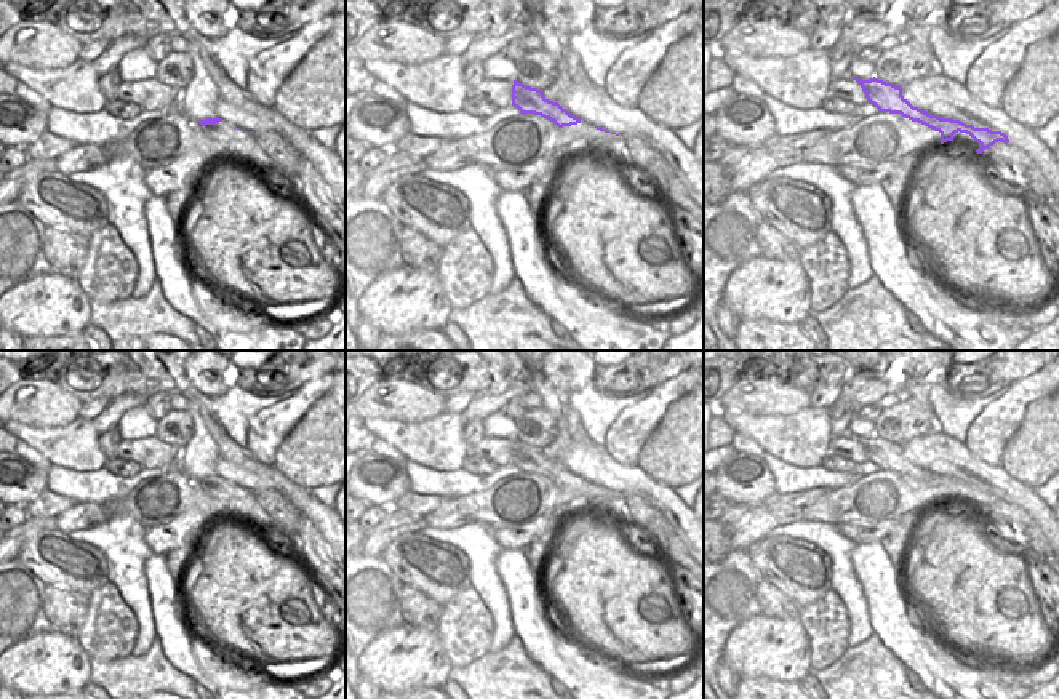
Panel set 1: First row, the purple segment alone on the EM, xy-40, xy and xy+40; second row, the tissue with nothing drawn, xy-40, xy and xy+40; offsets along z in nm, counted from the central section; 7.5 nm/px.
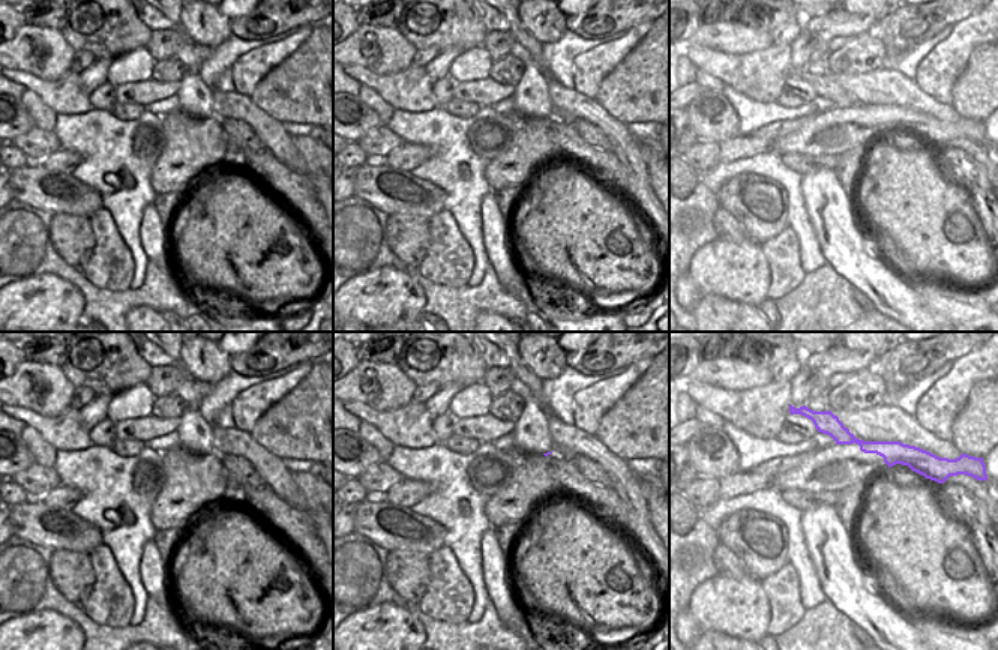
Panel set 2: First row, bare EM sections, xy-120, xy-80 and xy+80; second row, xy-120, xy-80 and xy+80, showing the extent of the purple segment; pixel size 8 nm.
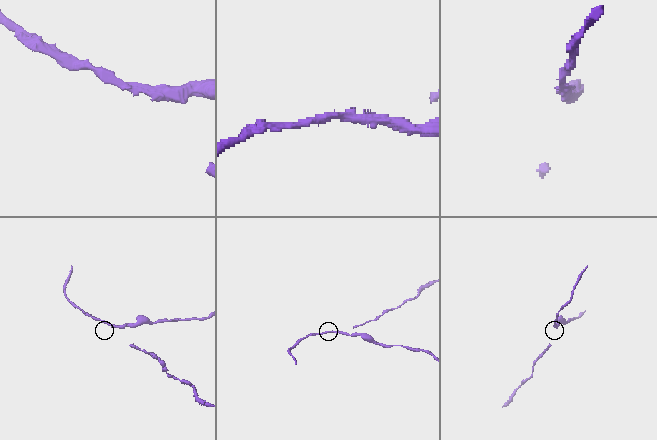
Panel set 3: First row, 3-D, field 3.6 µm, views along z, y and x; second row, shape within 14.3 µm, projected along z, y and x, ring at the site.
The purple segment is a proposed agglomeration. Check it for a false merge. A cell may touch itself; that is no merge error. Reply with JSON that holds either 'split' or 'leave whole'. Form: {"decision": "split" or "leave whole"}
{"decision": "split"}

